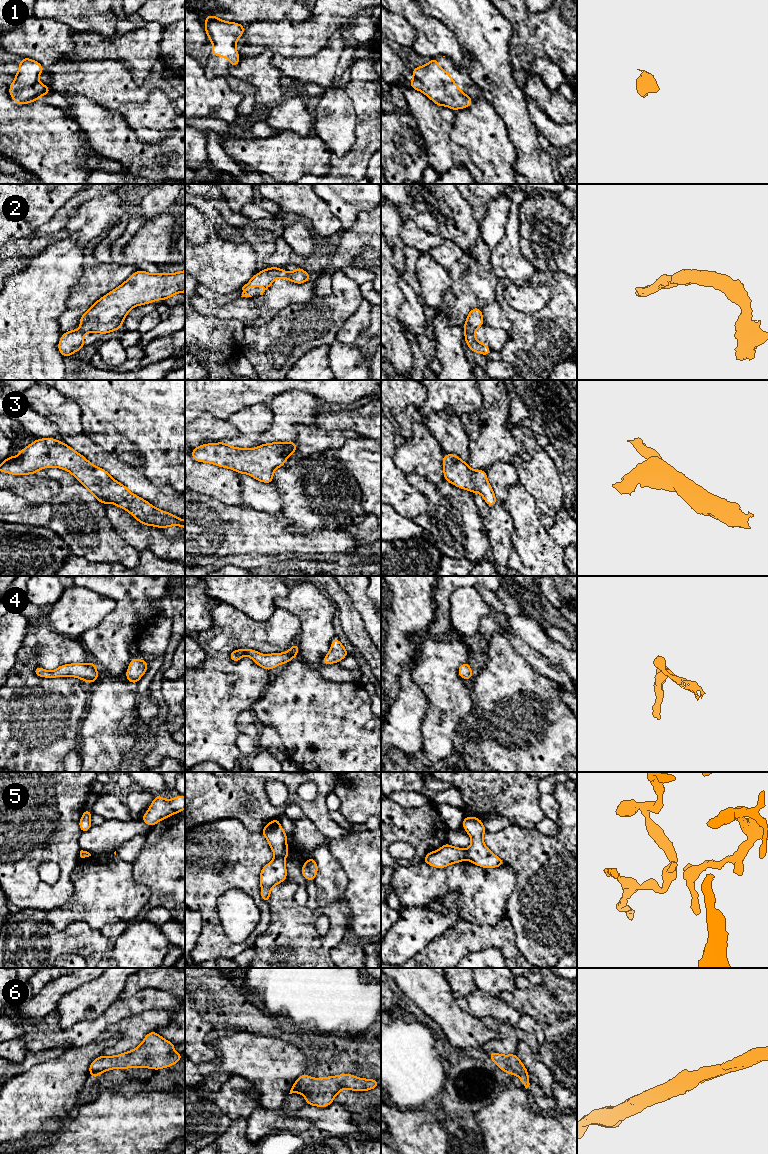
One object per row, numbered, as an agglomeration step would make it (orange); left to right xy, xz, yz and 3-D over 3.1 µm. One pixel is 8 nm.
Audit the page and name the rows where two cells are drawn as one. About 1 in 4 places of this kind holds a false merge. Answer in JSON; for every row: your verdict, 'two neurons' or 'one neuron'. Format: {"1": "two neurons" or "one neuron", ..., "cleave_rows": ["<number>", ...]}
{"1": "one neuron", "2": "one neuron", "3": "one neuron", "4": "one neuron", "5": "two neurons", "6": "one neuron", "cleave_rows": ["5"]}

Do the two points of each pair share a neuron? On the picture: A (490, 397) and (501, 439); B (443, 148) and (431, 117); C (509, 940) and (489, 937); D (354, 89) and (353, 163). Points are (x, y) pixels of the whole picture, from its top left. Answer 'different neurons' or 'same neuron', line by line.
A: same neuron
B: same neuron
C: same neuron
D: same neuron

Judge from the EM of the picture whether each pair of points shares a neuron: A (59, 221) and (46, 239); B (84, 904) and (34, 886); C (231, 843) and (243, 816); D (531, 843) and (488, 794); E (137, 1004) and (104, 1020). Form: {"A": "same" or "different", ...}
{"A": "different", "B": "different", "C": "different", "D": "different", "E": "same"}

